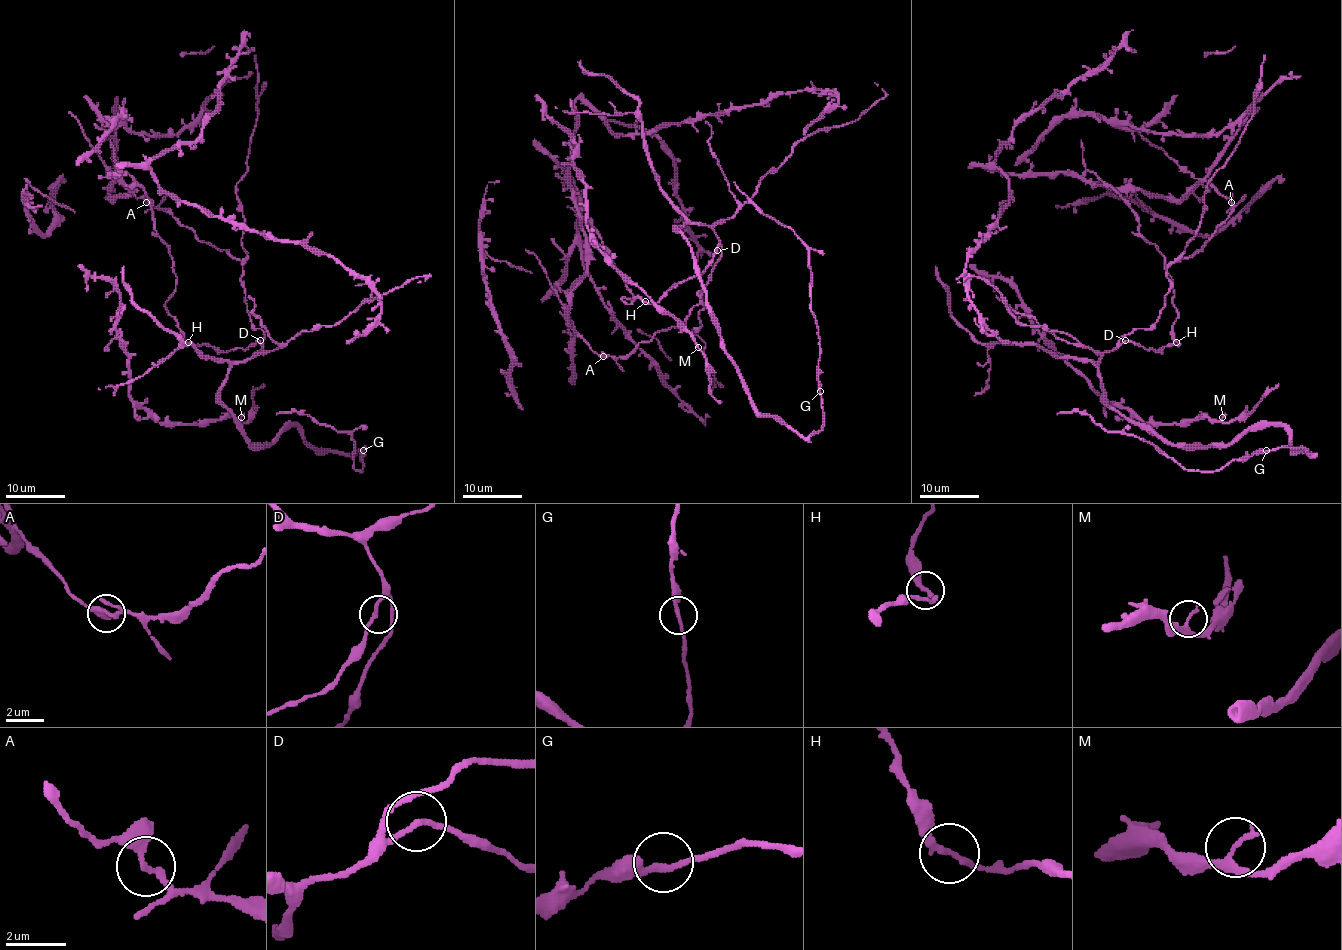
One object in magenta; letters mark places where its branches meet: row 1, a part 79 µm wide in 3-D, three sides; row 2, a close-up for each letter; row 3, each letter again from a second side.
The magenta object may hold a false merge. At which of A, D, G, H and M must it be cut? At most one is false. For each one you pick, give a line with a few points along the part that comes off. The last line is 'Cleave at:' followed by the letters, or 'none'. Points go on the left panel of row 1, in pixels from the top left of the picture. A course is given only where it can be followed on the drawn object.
H: course (187, 342), (165, 306), (177, 278), (170, 248), (156, 232), (152, 201), (131, 175), (116, 168), (110, 140)
Cleave at: H

